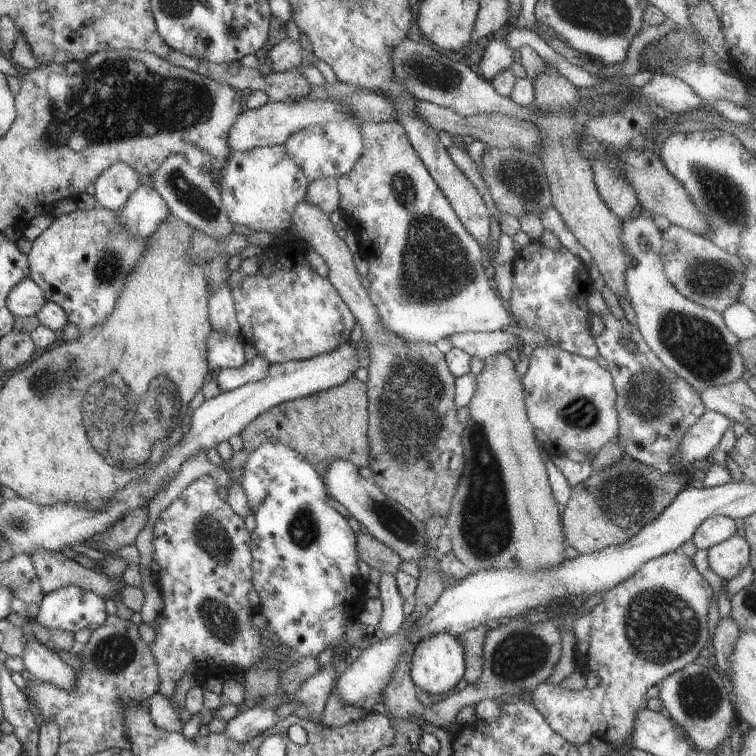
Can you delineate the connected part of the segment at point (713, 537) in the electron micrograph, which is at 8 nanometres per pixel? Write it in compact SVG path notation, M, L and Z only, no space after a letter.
M721 515L707 517L695 527L691 542L695 548L708 549L735 534L735 522L732 518Z

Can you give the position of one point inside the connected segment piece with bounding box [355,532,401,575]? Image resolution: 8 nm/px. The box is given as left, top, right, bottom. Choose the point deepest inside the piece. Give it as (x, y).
(375, 554)

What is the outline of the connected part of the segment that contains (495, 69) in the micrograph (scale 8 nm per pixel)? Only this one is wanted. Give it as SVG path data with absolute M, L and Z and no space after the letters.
M487 39L484 42L482 57L477 63L480 77L490 81L498 72L505 70L512 62L513 49L504 40Z

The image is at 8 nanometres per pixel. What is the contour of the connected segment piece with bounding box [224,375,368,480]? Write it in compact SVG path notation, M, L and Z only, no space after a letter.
M351 375L341 384L313 394L281 401L261 411L243 430L240 437L243 446L224 462L225 470L242 467L248 454L265 441L277 441L298 452L314 467L322 480L326 466L334 460L346 460L358 469L368 466L368 440L366 424L366 383Z

